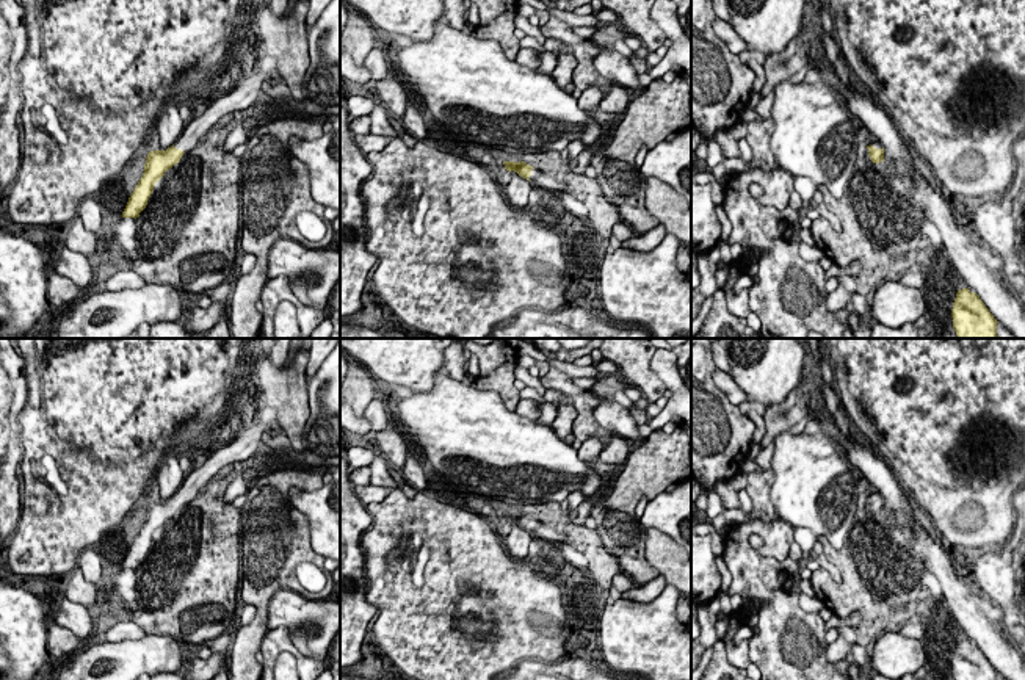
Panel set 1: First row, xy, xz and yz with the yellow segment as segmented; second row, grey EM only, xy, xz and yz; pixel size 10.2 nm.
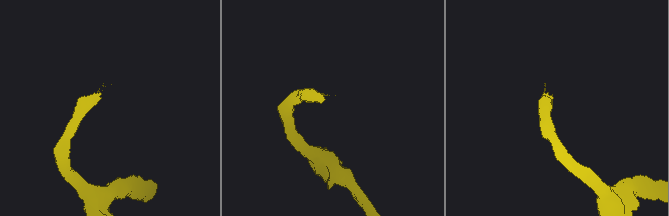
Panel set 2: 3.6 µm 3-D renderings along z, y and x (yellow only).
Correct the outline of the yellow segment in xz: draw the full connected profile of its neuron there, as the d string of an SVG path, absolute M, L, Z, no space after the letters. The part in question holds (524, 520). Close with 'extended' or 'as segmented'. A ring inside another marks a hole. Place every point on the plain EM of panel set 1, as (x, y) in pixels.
M503 512L506 522L514 522L520 528L534 533L538 528L544 526L541 522L534 520L533 517L523 514L523 512Z; extended

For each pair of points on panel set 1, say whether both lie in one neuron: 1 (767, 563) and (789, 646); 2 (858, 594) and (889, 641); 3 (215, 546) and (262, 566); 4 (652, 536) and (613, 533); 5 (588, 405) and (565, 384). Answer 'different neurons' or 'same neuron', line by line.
1: different neurons
2: different neurons
3: different neurons
4: different neurons
5: same neuron

